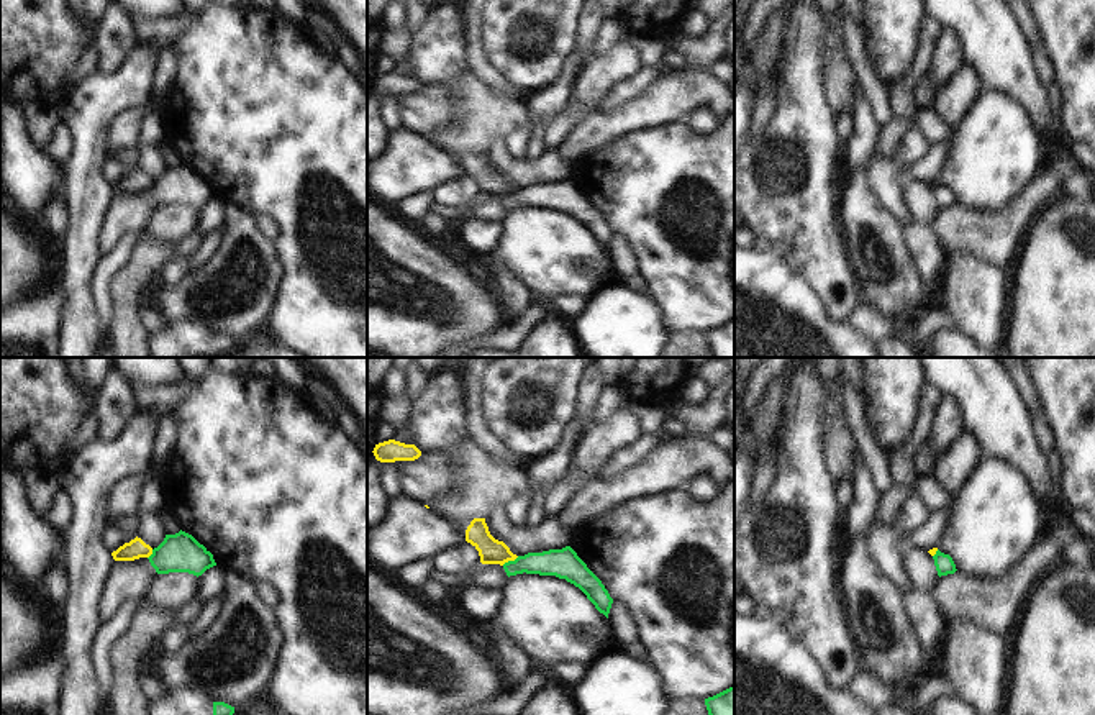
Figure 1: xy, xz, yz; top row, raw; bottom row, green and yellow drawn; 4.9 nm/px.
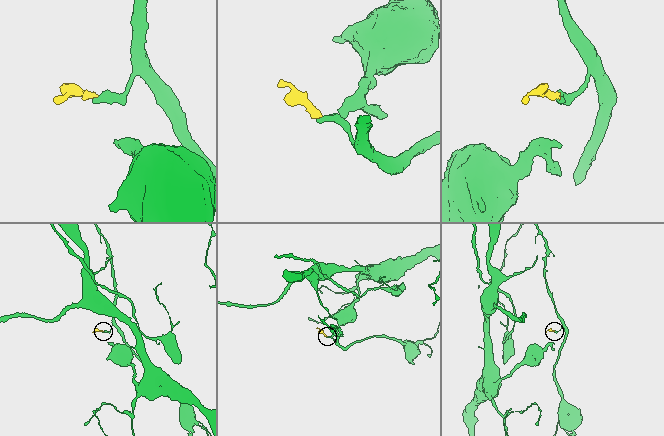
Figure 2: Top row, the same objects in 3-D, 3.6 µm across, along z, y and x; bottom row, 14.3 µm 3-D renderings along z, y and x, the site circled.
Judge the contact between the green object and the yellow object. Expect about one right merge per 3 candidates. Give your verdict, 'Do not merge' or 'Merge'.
Do not merge.

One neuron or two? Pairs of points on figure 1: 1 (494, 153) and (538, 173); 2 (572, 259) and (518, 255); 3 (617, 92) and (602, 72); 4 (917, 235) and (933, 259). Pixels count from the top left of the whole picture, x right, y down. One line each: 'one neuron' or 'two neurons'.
1: one neuron
2: one neuron
3: two neurons
4: one neuron

